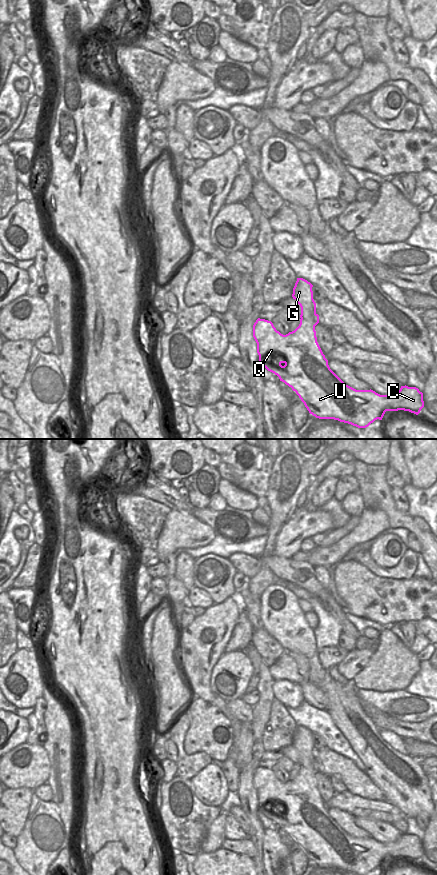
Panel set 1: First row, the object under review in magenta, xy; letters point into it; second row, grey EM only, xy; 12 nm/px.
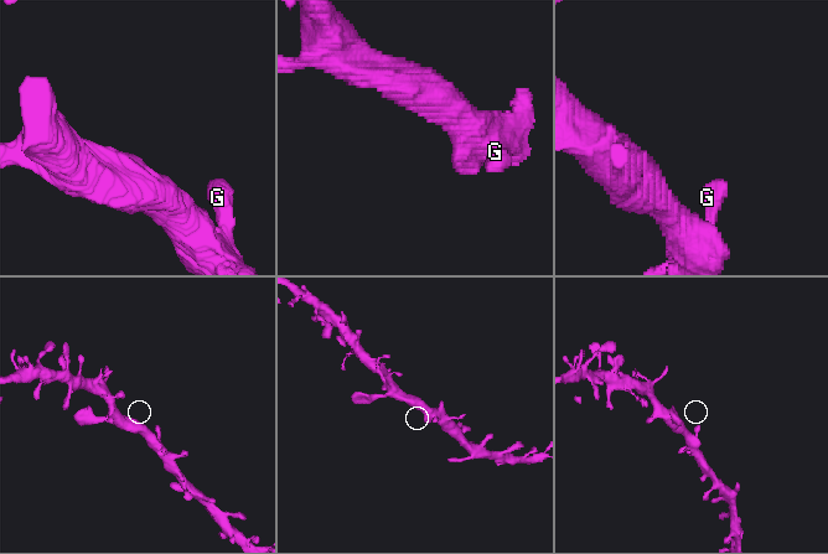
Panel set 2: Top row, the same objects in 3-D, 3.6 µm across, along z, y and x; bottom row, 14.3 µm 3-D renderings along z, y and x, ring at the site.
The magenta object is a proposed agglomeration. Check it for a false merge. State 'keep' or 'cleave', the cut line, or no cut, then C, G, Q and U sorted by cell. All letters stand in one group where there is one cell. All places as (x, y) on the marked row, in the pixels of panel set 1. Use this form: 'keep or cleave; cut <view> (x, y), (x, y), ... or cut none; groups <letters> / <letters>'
keep; cut none; groups C G Q U

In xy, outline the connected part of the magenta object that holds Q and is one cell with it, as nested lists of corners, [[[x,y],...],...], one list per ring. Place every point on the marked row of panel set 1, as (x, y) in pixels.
[[[297,278],[293,288],[293,299],[301,307],[300,324],[292,332],[286,335],[276,330],[271,321],[258,318],[253,325],[253,337],[257,343],[259,362],[270,372],[277,375],[280,381],[292,388],[310,414],[319,419],[334,419],[348,423],[358,428],[366,428],[375,420],[382,420],[386,411],[409,411],[418,415],[424,407],[423,393],[416,387],[401,386],[400,390],[392,395],[380,395],[373,390],[356,390],[346,385],[329,367],[316,337],[315,326],[319,323],[319,315],[316,313],[316,303],[313,299],[313,285],[303,278]]]

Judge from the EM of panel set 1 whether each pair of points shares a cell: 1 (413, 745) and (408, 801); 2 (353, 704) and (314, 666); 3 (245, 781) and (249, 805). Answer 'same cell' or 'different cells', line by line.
1: different cells
2: different cells
3: same cell

